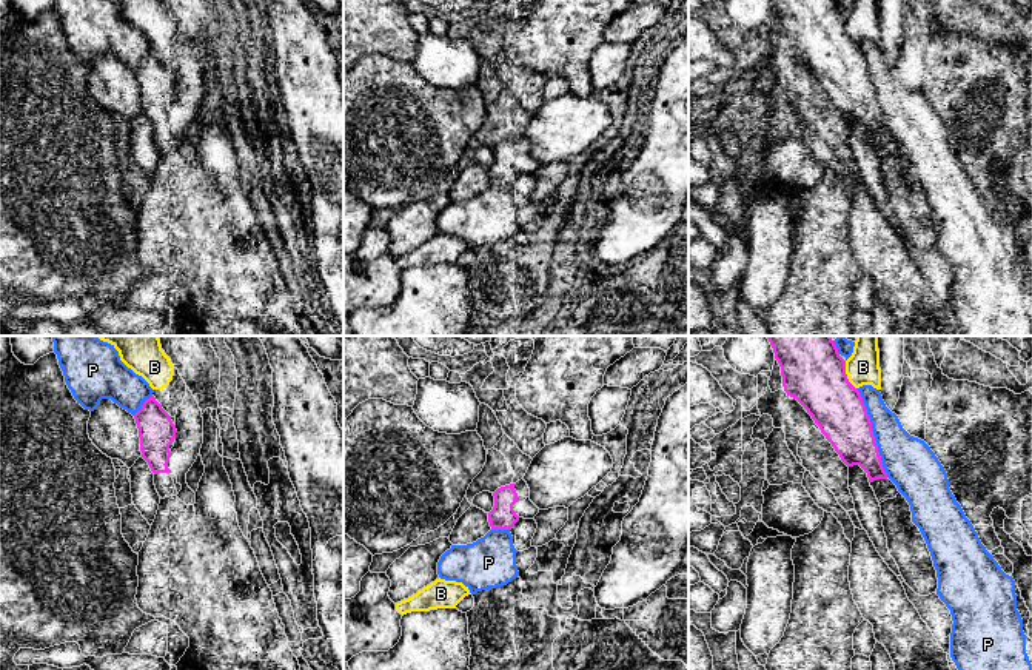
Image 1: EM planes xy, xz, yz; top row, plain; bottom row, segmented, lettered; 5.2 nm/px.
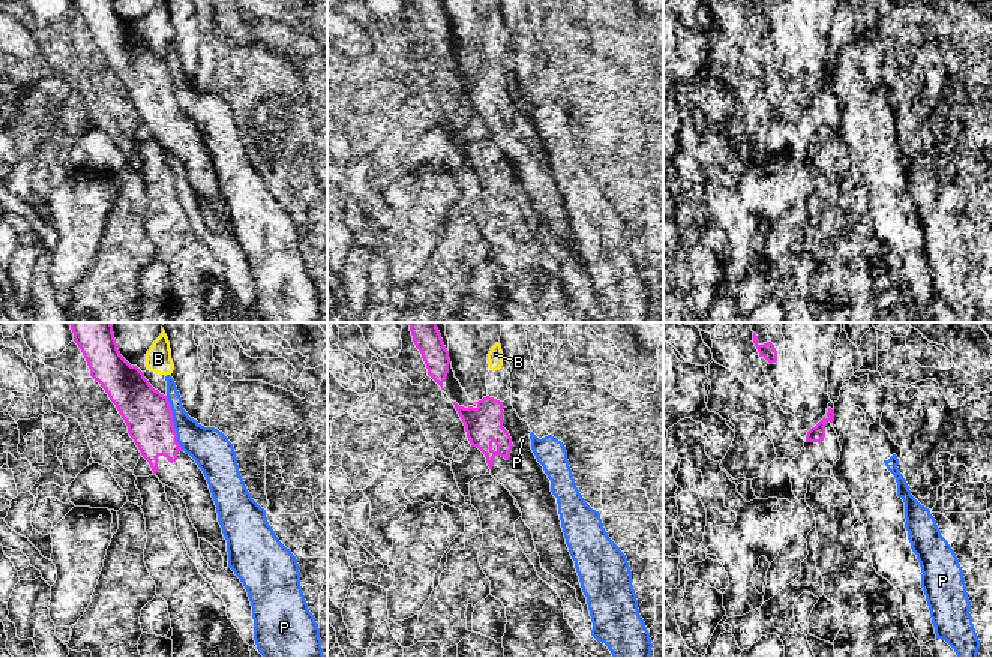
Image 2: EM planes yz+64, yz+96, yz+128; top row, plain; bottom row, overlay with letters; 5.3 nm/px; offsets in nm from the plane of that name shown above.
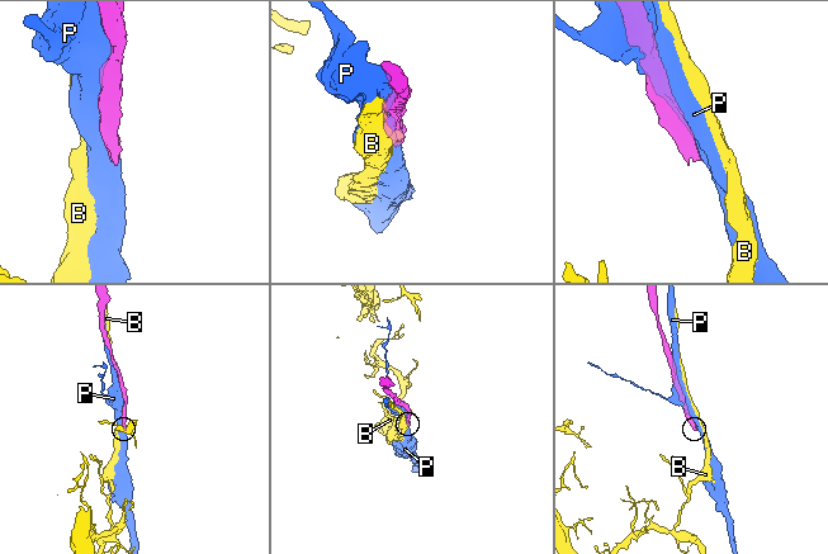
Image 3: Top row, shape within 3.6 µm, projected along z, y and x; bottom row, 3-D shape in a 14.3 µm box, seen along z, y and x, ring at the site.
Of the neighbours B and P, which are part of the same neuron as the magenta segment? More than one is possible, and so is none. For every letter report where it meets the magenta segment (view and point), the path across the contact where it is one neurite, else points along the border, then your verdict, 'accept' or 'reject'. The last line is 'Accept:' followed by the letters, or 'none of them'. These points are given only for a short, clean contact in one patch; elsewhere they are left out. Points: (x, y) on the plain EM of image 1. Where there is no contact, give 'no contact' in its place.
B: contact yz (846, 30); reject
P: contact yz (872, 88); reject
Accept: none of them

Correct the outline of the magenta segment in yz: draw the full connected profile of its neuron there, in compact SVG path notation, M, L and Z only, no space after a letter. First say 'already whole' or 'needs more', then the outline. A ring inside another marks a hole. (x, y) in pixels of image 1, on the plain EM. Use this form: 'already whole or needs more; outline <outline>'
needs more; outline M772 0L782 42L812 71L847 122L859 120L878 157L896 152L863 52L846 29L836 0Z

